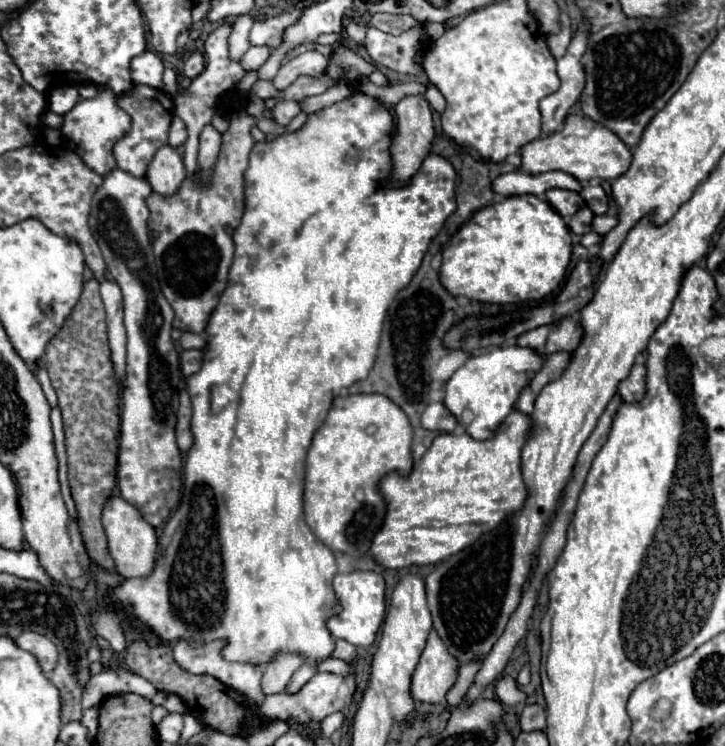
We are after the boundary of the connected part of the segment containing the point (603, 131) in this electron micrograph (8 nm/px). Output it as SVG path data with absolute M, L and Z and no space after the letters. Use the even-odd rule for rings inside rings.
M568 115L566 121L564 121L562 131L556 131L556 133L550 133L546 137L540 137L540 139L534 139L534 141L526 143L520 153L522 153L522 171L526 171L526 173L564 171L564 173L574 175L580 181L590 181L594 177L598 177L598 179L616 179L622 173L626 173L630 163L632 163L630 147L614 131L610 131L608 127L604 127L598 121L592 121L586 115Z

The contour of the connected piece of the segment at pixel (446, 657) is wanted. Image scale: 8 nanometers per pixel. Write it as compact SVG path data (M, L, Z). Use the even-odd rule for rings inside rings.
M432 629L428 635L428 643L426 649L420 657L420 663L412 675L412 697L416 701L426 701L426 703L444 703L446 693L454 687L456 679L458 679L458 659L454 655L448 653L444 641L440 639L440 635Z

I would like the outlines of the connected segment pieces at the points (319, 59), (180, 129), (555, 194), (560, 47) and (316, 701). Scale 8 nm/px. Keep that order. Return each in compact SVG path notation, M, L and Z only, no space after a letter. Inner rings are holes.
M306 51L294 59L290 59L288 63L284 63L276 75L276 81L272 81L276 85L276 89L286 89L296 77L300 75L318 75L322 73L322 69L326 69L328 59L318 53L318 51Z
M174 117L172 125L170 125L170 141L168 143L172 147L178 147L178 145L182 145L186 141L186 137L188 137L188 133L186 133L184 121L180 117Z
M550 189L546 193L546 201L550 201L550 205L562 215L562 217L572 217L584 203L584 199L580 197L580 193L576 191L568 191L568 189Z
M562 13L562 15L560 15L560 21L562 21L562 31L560 31L558 35L550 35L550 37L548 37L550 53L552 53L556 59L560 59L560 57L566 53L566 49L568 49L568 45L570 45L570 41L572 41L572 31L570 31L570 19L568 19L568 15Z
M316 673L298 693L278 693L278 695L266 697L264 705L258 711L258 717L262 723L276 721L276 719L282 719L282 721L296 719L302 725L308 725L310 721L320 723L324 717L342 711L352 701L354 689L356 689L354 675L352 677L340 677L340 675L330 675L330 673Z

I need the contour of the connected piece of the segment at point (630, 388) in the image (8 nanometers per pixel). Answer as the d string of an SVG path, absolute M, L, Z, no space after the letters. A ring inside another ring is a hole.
M636 363L630 375L618 385L618 395L622 397L624 403L634 403L642 401L644 393L646 393L646 365Z

